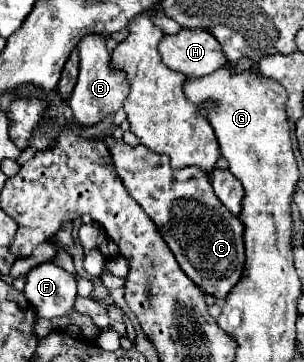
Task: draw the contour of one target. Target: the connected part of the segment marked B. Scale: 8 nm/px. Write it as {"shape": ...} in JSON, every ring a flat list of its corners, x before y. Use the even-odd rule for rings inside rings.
{"shape":[[91,34,89,38,83,38,79,44,79,56,81,56,79,80,73,90,73,96,69,98,69,106,73,108,75,122,81,128,91,128,91,126,97,126,99,122,103,122,107,116,115,114,123,106,123,102,129,94,129,86,125,86,125,76,109,66,111,56,109,56,109,52,105,48,105,40,101,36]]}

